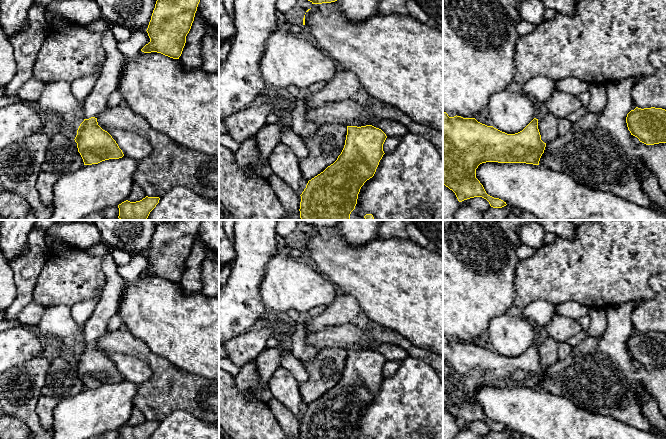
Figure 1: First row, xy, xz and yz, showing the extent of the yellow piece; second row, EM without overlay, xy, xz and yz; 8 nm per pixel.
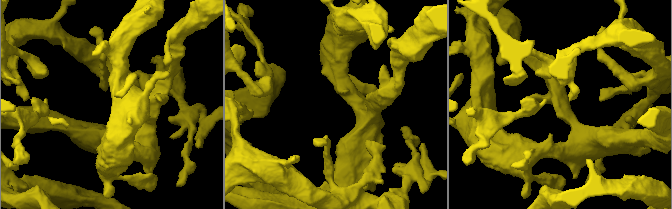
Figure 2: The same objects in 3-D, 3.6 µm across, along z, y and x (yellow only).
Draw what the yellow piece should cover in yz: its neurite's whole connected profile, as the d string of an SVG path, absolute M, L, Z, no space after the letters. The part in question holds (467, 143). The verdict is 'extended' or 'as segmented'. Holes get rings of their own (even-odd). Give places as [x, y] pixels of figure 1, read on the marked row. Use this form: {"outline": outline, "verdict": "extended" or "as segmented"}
{"outline": "M524 93L532 102L535 109L535 118L520 132L507 134L493 126L478 122L475 118L461 116L449 117L443 111L443 185L452 190L458 201L482 197L493 208L502 208L506 202L488 195L476 178L476 169L482 163L526 163L539 165L546 143L541 140L538 129L538 119L544 112L544 106L532 95Z", "verdict": "extended"}

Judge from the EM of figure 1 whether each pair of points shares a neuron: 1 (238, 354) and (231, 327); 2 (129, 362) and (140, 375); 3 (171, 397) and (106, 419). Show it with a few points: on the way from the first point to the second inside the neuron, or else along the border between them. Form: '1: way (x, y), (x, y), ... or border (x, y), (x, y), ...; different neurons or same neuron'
1: border (255, 327), (229, 340); different neurons
2: way (130, 365), (137, 372); same neuron
3: border (138, 385), (133, 397), (133, 407); different neurons

